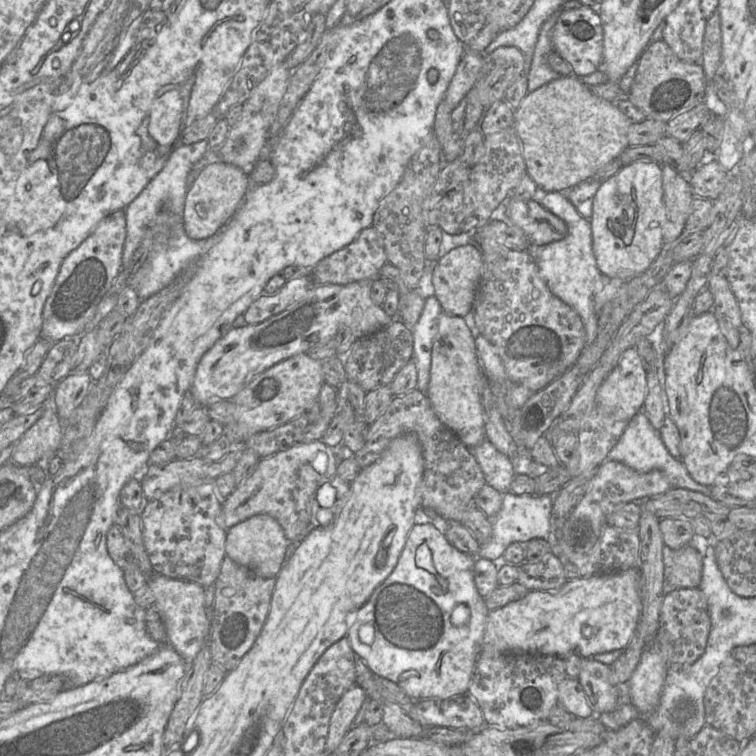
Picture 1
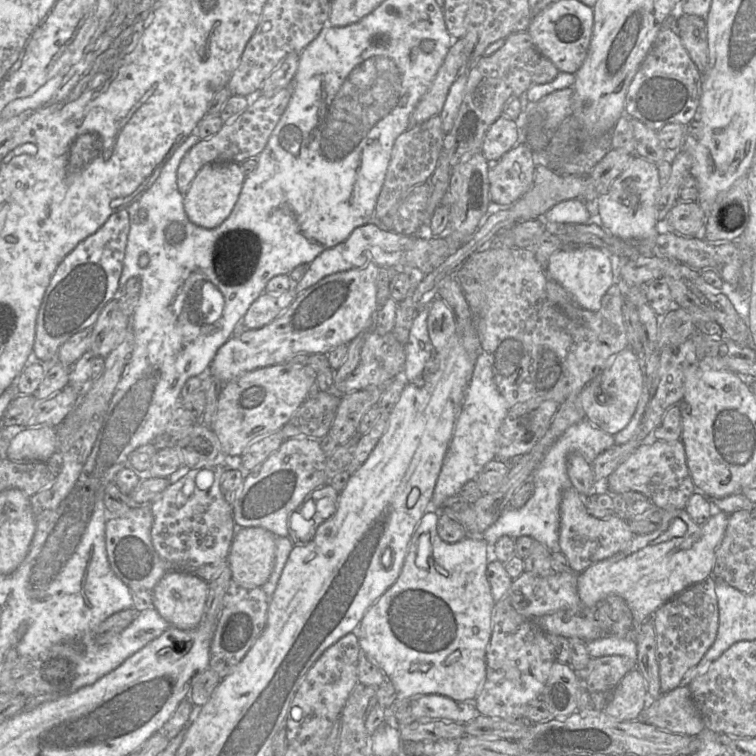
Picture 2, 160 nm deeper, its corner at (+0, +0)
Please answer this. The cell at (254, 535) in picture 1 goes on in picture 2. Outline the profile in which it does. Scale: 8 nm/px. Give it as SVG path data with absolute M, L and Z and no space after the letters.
M262 527L236 531L228 555L232 580L245 588L262 587L275 561L275 535Z

